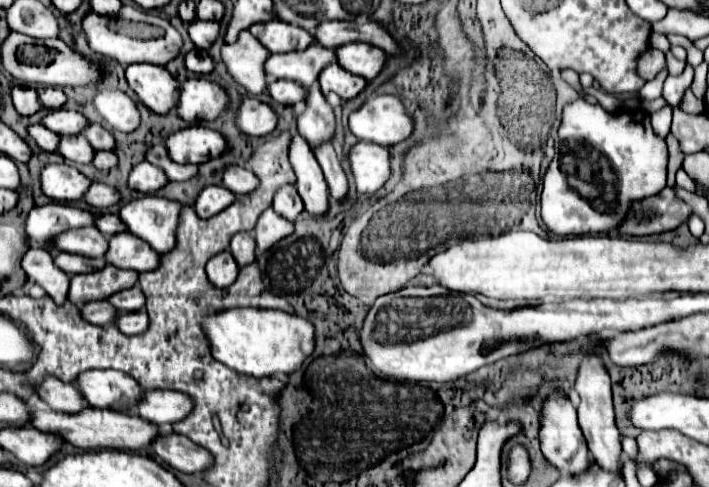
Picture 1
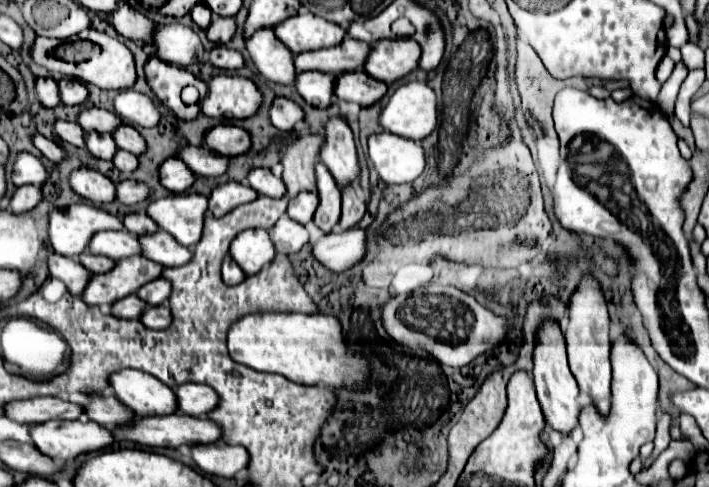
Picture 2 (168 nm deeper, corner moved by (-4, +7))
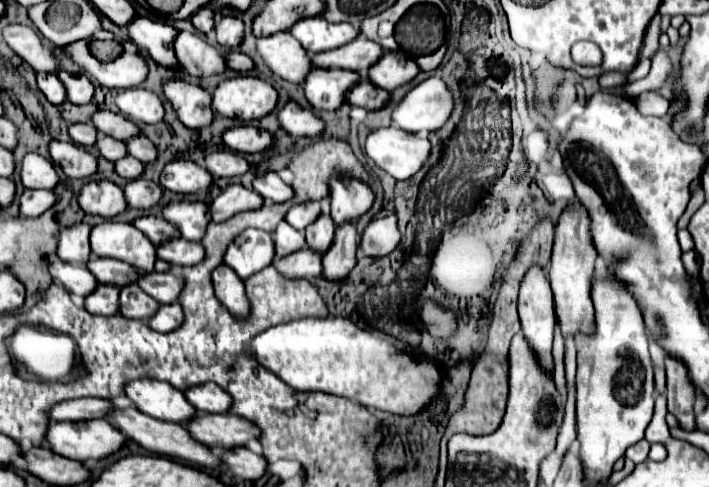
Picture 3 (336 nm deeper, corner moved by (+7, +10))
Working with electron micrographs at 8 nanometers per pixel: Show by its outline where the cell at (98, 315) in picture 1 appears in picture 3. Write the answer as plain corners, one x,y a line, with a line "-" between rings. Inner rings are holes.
136,283
124,287
120,293
120,315
128,319
148,321
148,317
156,313
156,307
160,307
160,303
148,297
148,293
144,293

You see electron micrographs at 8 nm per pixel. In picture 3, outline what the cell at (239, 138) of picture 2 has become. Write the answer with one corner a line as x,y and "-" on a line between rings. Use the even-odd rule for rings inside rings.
234,127
228,129
224,135
224,145
238,153
264,153
274,145
274,137
266,129
258,127

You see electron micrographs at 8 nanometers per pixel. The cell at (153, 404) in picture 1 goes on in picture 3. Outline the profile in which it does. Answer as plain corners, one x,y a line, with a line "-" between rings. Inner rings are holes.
216,383
196,385
184,391
186,399
198,409
206,413
228,413
232,407
232,397
228,391
220,389

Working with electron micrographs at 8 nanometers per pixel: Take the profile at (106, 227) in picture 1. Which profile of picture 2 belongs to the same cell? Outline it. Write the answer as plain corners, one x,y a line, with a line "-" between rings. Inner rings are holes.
127,214
123,218
123,224
129,232
141,236
141,234
151,234
157,232
157,224
147,216
147,214

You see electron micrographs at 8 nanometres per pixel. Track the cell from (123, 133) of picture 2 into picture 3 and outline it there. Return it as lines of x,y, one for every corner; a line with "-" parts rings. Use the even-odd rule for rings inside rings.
134,137
128,143
128,153
136,159
140,159
142,163
152,163
156,161
156,147
152,145
152,141
148,141
148,137

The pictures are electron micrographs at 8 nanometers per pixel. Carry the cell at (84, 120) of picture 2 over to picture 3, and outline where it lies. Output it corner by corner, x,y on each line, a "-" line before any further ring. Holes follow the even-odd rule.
98,111
98,113
94,113
92,121
100,133
110,135
120,141
128,141
128,139
140,135
140,129
136,123
132,123
124,115
116,115
112,111

